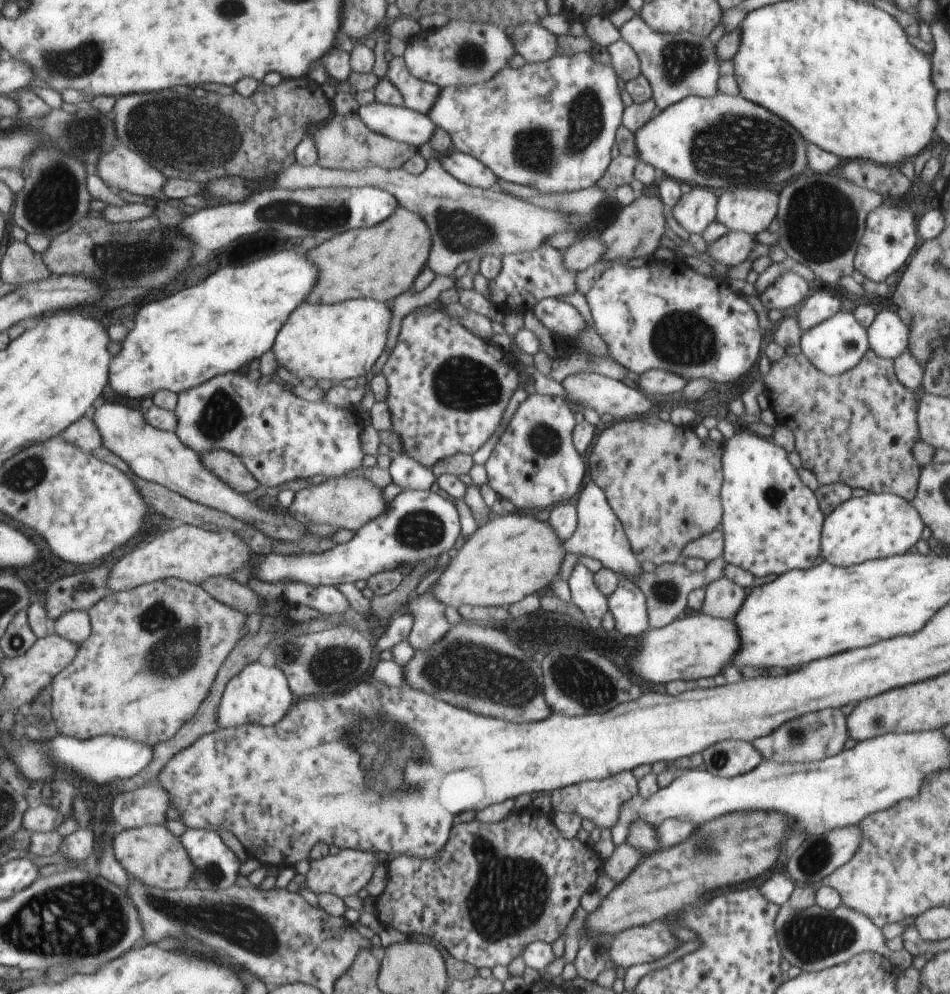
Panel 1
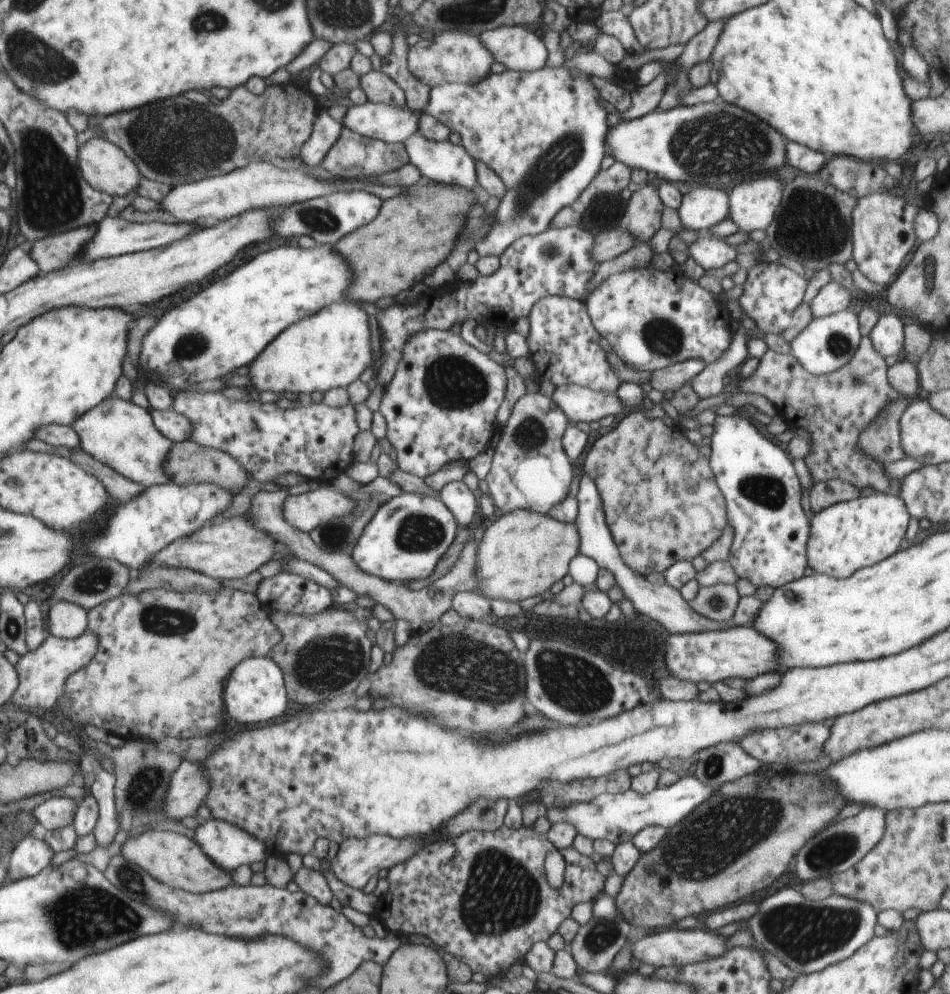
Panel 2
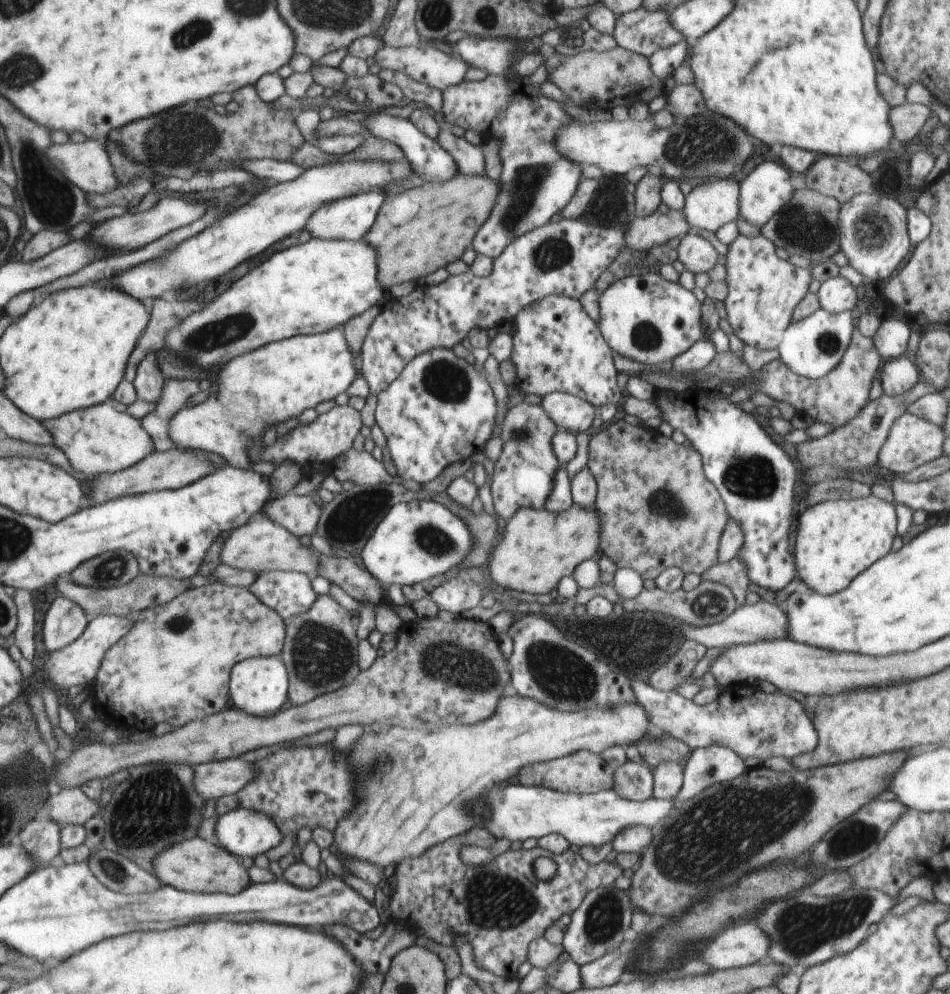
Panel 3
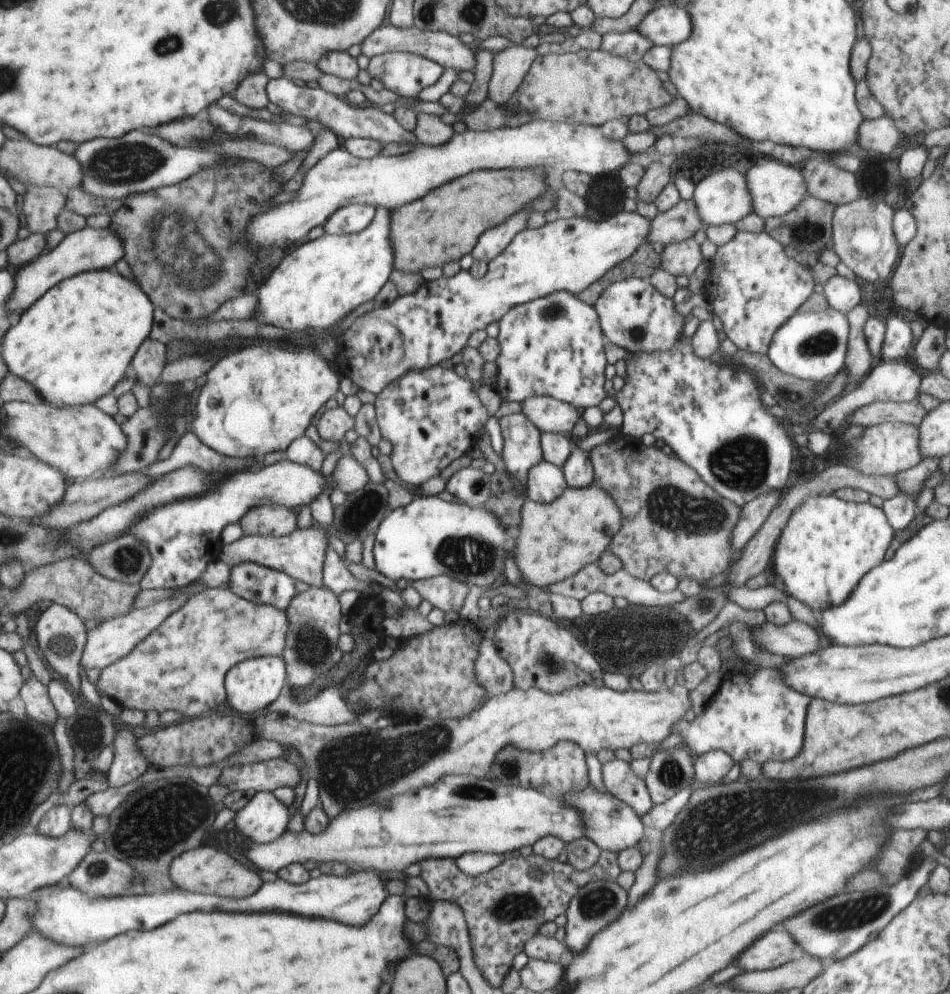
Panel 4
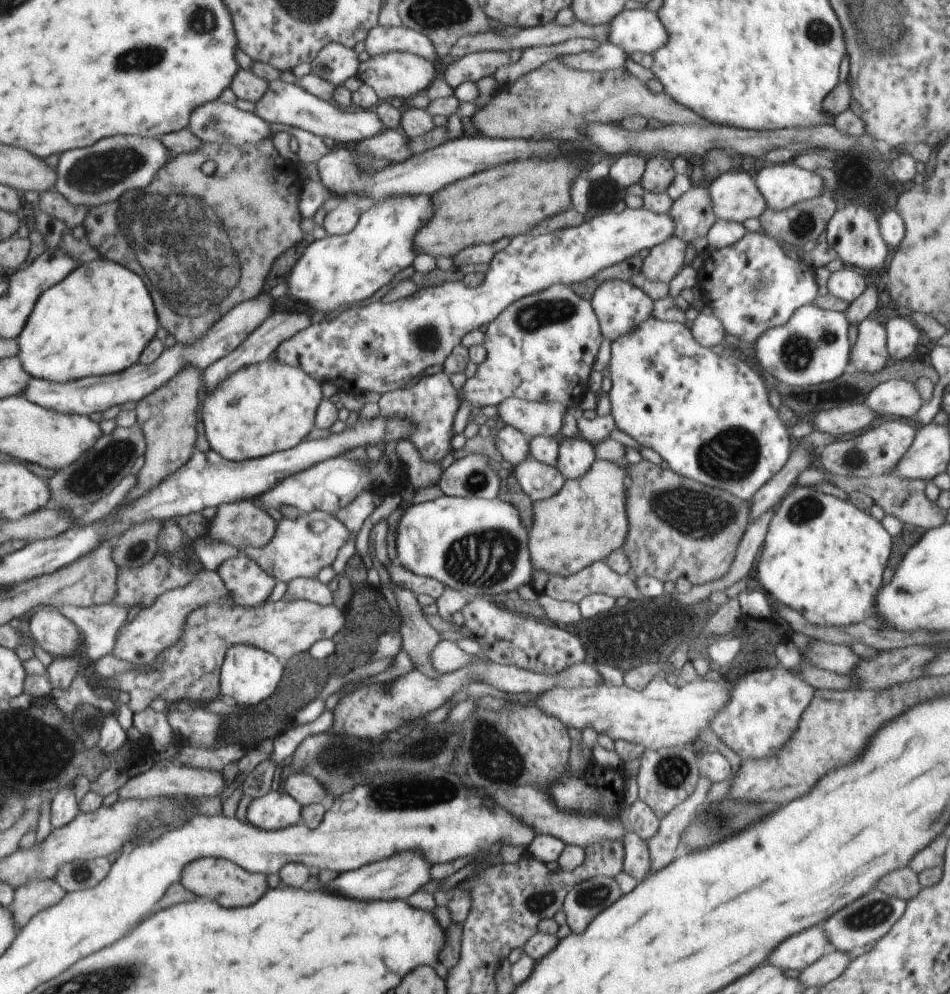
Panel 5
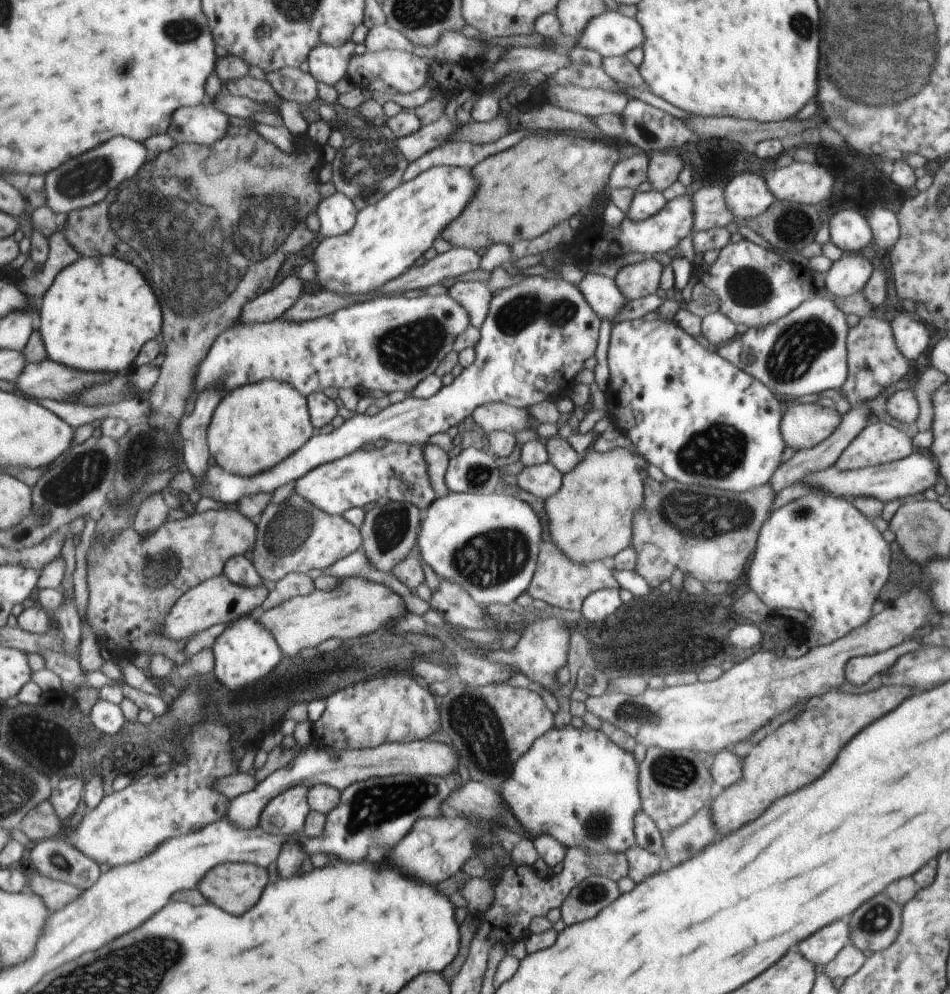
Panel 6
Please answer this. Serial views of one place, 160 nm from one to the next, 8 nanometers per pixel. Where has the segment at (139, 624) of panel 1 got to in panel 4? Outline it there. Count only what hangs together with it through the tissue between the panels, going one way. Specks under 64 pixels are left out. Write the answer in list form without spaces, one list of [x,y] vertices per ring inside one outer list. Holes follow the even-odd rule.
[[[206,588],[190,597],[177,611],[174,611],[156,630],[140,641],[123,659],[101,670],[95,688],[100,695],[116,700],[124,700],[126,707],[136,710],[177,710],[187,716],[212,710],[227,699],[225,689],[226,673],[239,662],[249,658],[281,657],[287,639],[289,620],[285,610],[269,604],[247,601],[228,588]]]

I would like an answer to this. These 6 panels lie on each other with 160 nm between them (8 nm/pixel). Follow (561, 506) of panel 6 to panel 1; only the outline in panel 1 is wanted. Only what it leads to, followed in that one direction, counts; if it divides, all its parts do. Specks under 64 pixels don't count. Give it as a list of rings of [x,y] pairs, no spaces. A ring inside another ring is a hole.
[[[528,512],[510,513],[507,516],[496,515],[484,526],[478,527],[466,541],[458,546],[458,554],[448,569],[430,589],[435,597],[446,606],[458,608],[469,604],[477,607],[507,607],[517,603],[525,596],[546,589],[552,579],[559,575],[560,564],[567,552],[562,540],[548,521],[540,521]]]

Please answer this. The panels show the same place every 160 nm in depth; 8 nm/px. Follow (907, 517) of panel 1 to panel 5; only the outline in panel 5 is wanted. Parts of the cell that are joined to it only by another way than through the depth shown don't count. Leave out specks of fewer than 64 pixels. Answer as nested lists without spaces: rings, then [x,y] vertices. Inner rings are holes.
[[[794,488],[782,498],[769,522],[755,571],[768,596],[774,596],[778,603],[798,611],[811,625],[847,627],[875,617],[877,592],[882,585],[891,546],[892,536],[883,524],[849,500],[811,488]]]

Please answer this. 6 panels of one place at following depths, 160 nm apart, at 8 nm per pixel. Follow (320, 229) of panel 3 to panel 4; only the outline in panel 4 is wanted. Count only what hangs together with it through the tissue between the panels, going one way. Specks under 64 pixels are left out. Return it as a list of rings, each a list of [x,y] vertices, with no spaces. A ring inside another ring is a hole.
[[[346,205],[328,217],[323,228],[328,235],[347,235],[364,230],[375,215],[375,206]]]

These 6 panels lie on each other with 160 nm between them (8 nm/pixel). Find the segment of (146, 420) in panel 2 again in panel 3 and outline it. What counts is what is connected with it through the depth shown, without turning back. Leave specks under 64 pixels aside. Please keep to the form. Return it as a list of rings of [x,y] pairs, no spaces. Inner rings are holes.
[[[108,400],[63,414],[62,417],[41,422],[76,472],[90,477],[100,473],[112,474],[140,462],[154,451],[150,435],[141,422],[125,412],[117,412]]]

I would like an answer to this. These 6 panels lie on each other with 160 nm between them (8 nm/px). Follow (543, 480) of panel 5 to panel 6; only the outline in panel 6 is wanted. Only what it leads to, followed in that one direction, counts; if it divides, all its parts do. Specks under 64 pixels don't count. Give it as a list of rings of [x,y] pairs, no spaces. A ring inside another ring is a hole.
[[[550,461],[524,467],[516,476],[518,486],[543,499],[558,492],[563,481],[563,474]]]

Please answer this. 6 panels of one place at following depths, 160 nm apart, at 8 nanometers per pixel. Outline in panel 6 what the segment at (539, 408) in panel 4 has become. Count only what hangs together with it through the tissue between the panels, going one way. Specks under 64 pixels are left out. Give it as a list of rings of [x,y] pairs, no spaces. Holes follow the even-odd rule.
[[[488,403],[476,407],[471,414],[471,419],[489,434],[492,431],[506,431],[510,434],[530,429],[526,428],[529,415],[527,409],[515,407],[506,403]]]

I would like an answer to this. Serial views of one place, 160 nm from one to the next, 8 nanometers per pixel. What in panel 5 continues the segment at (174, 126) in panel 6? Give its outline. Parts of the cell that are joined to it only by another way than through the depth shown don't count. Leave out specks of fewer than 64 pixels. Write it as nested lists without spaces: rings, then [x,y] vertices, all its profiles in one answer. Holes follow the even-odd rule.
[[[216,99],[197,106],[190,115],[187,129],[203,143],[212,145],[243,145],[260,142],[264,137],[270,139],[268,123],[250,111],[242,111],[233,104]]]

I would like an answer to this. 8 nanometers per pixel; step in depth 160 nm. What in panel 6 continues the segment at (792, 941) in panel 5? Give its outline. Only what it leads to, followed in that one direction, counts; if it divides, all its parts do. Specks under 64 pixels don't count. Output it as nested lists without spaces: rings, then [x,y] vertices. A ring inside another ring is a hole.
[[[832,922],[800,942],[798,950],[819,968],[827,965],[839,952],[851,942],[851,928],[844,922]]]

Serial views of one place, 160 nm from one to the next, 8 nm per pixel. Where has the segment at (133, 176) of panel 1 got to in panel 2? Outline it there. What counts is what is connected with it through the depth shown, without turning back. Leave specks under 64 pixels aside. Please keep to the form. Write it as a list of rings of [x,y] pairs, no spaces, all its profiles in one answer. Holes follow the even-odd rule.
[[[102,136],[101,138],[93,137],[84,145],[80,145],[79,148],[78,168],[90,186],[100,192],[110,194],[112,197],[132,197],[134,195],[134,191],[140,186],[140,180],[144,176],[138,170],[138,166],[128,158],[128,154],[124,154],[124,150],[121,150],[120,146],[115,146]]]

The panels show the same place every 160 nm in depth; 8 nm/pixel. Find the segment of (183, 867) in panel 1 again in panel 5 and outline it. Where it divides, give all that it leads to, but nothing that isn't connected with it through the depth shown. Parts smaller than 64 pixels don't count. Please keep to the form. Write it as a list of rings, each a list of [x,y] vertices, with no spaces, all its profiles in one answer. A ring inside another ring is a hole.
[[[203,858],[184,867],[180,882],[197,897],[204,897],[227,909],[234,909],[258,902],[269,888],[266,878],[265,874],[250,872],[226,859]]]

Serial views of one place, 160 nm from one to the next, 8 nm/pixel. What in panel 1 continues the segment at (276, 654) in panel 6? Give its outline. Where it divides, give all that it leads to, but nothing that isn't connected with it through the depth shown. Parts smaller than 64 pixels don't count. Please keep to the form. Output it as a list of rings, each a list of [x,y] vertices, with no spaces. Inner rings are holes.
[[[260,662],[248,663],[224,689],[218,709],[219,728],[256,723],[262,726],[276,725],[296,702],[284,671],[277,665],[267,667]]]

